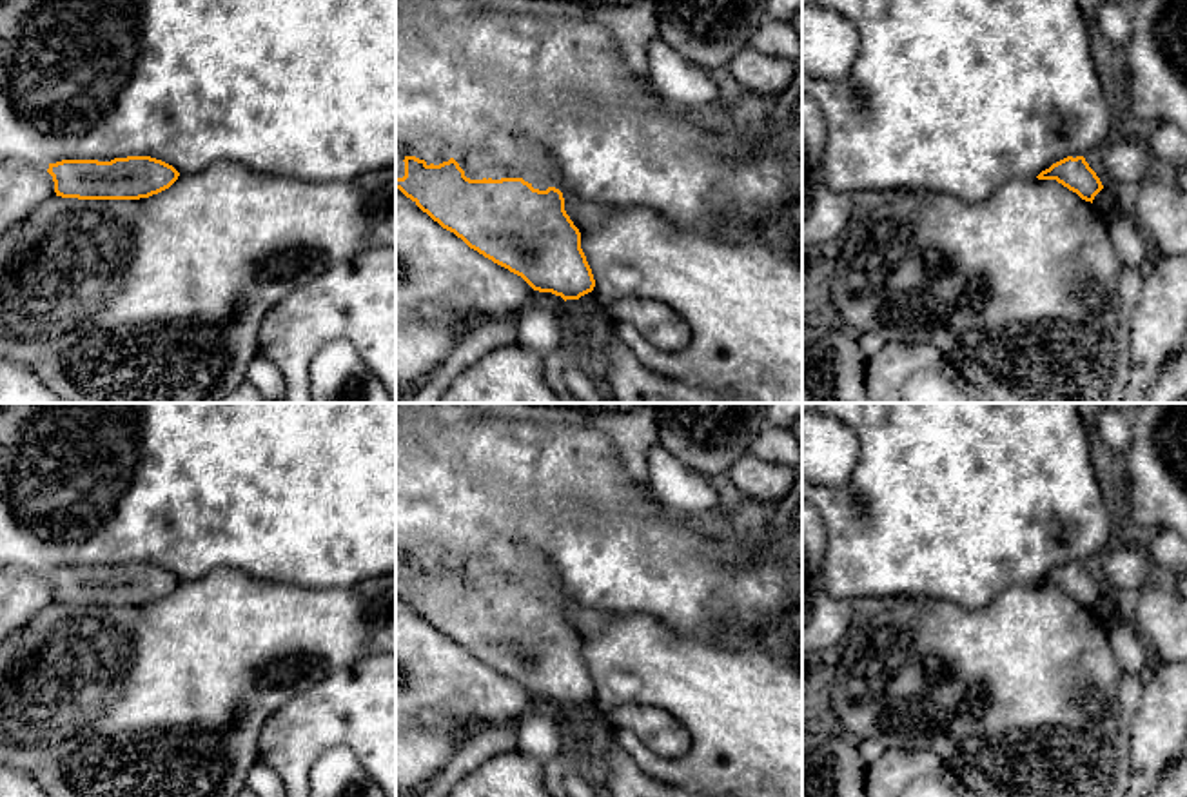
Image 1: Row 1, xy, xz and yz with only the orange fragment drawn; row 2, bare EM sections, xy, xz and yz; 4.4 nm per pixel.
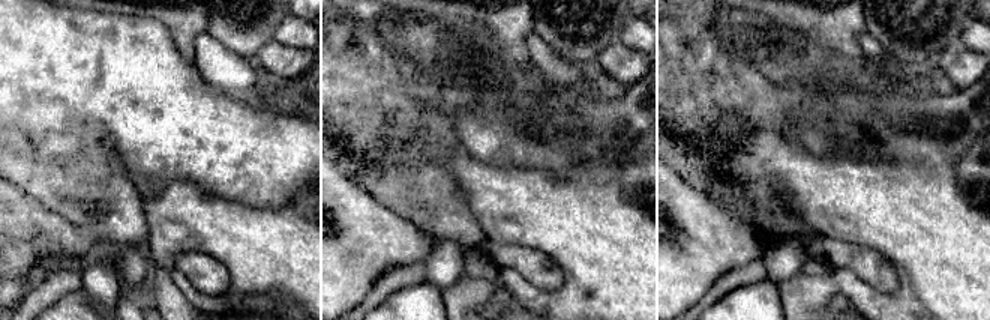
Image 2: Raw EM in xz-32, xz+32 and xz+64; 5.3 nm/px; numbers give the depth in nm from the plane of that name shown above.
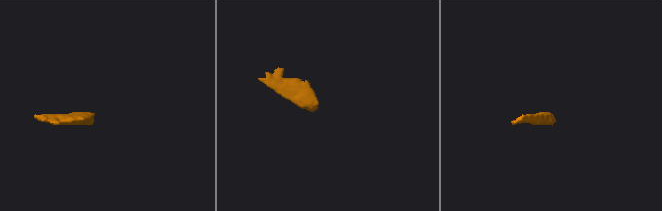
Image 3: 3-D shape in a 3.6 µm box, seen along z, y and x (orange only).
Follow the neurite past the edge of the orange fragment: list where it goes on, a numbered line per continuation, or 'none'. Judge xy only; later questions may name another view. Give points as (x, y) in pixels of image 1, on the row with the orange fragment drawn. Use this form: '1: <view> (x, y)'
none

